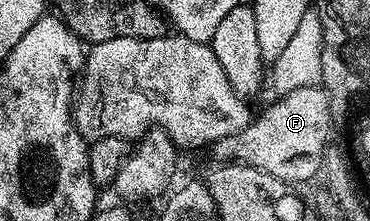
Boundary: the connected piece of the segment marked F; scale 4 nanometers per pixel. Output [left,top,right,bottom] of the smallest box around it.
[212,85,332,183]

